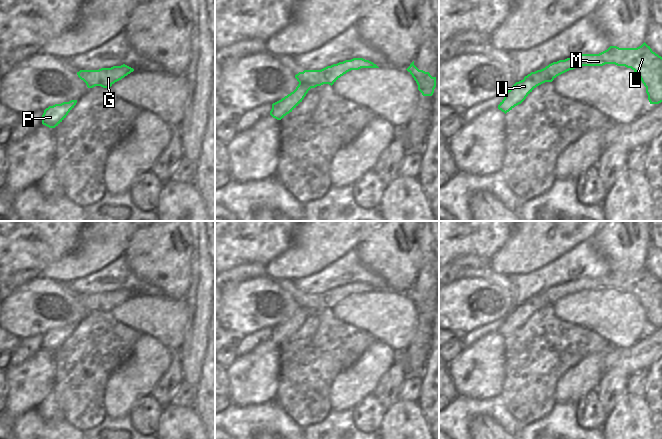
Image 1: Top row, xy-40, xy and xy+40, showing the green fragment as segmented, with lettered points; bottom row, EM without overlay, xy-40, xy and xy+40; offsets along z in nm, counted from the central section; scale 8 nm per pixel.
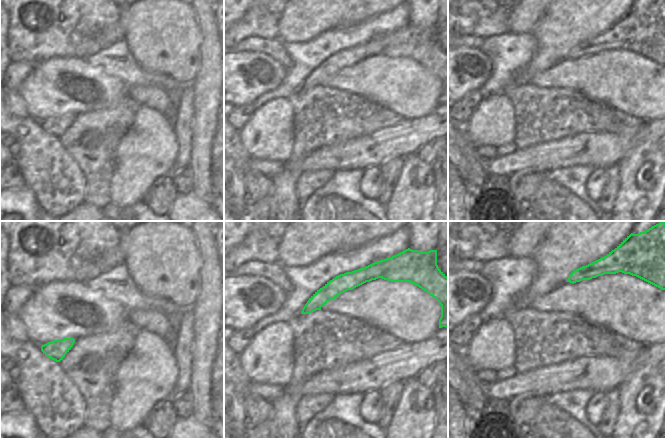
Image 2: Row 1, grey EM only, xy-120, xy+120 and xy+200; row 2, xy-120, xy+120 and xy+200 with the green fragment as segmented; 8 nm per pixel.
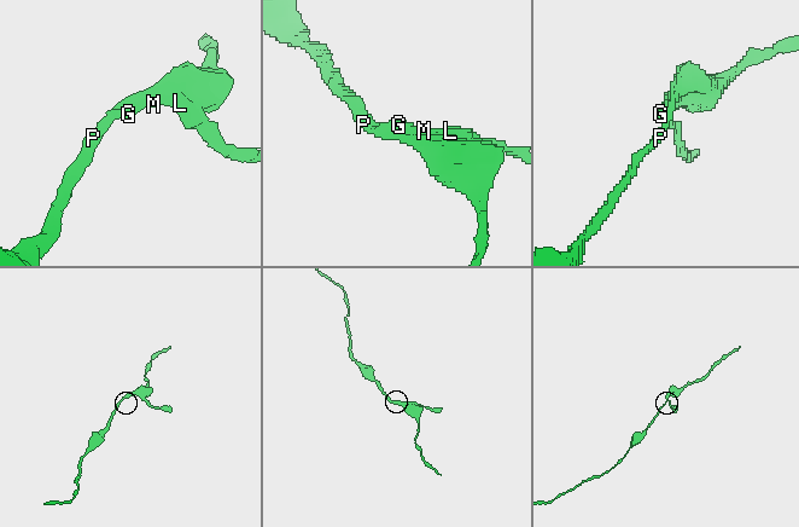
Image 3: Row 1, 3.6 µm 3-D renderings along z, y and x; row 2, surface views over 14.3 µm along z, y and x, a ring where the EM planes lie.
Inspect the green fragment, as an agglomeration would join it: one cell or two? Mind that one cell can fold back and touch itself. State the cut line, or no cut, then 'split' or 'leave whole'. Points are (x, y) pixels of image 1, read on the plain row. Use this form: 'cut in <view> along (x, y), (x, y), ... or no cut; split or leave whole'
no cut; leave whole

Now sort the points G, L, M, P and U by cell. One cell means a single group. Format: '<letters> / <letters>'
G L M P U

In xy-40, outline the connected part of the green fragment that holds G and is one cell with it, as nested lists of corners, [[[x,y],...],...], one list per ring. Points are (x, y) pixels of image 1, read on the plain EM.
[[[123,288],[111,292],[101,292],[99,294],[80,294],[77,296],[78,301],[83,304],[88,312],[101,310],[110,312],[115,306],[121,304],[134,293]]]

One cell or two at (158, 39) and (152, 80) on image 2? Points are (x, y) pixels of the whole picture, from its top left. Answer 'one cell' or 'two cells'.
two cells

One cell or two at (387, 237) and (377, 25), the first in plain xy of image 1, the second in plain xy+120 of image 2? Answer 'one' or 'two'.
two

